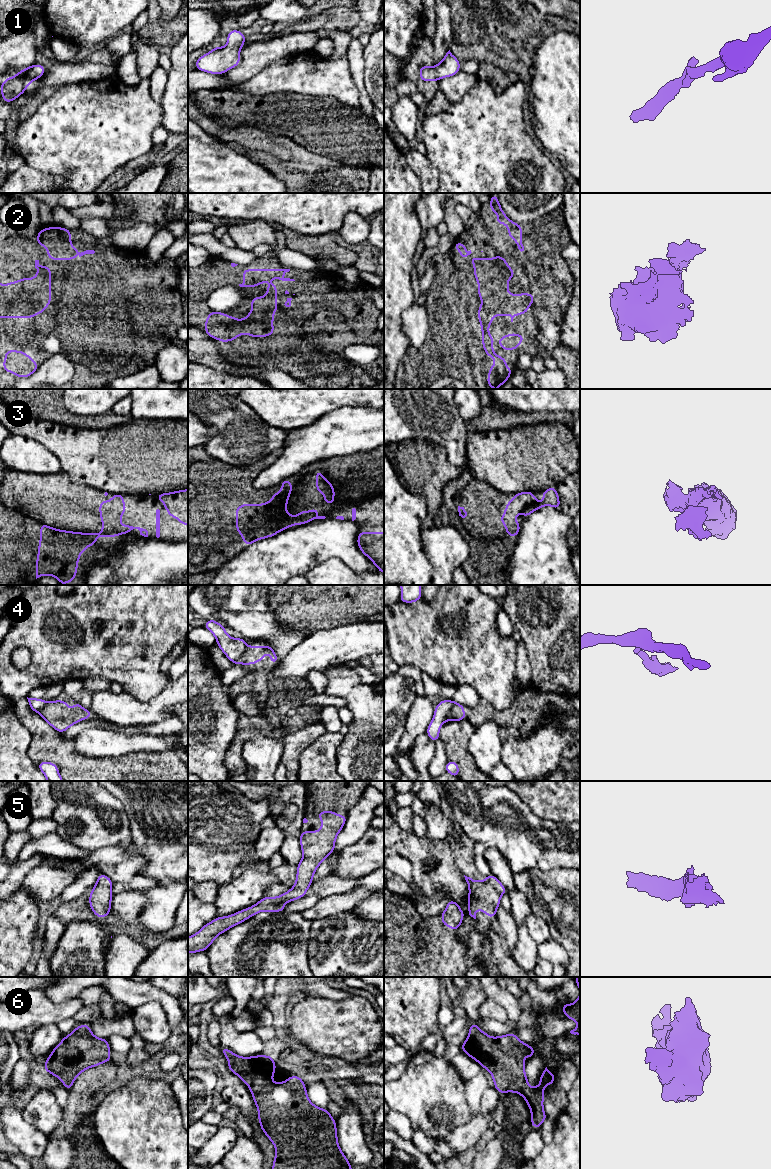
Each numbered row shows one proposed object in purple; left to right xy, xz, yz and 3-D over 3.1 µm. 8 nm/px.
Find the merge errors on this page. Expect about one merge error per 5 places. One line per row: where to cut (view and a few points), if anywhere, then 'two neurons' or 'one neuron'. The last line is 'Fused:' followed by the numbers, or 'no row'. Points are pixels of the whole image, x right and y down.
1: no cut | one neuron
2: no cut | one neuron
3: xy (102, 531), (105, 533), (117, 532), (119, 534) | two neurons
4: yz (456, 703), (444, 720) | two neurons
5: no cut | one neuron
6: no cut | one neuron
Fused: 3, 4

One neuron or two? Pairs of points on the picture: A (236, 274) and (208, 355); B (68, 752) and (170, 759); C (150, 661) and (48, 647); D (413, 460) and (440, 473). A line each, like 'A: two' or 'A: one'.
A: two
B: one
C: one
D: one

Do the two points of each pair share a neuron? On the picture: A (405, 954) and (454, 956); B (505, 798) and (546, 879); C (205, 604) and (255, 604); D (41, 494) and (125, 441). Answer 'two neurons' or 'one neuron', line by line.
A: one neuron
B: two neurons
C: one neuron
D: two neurons

